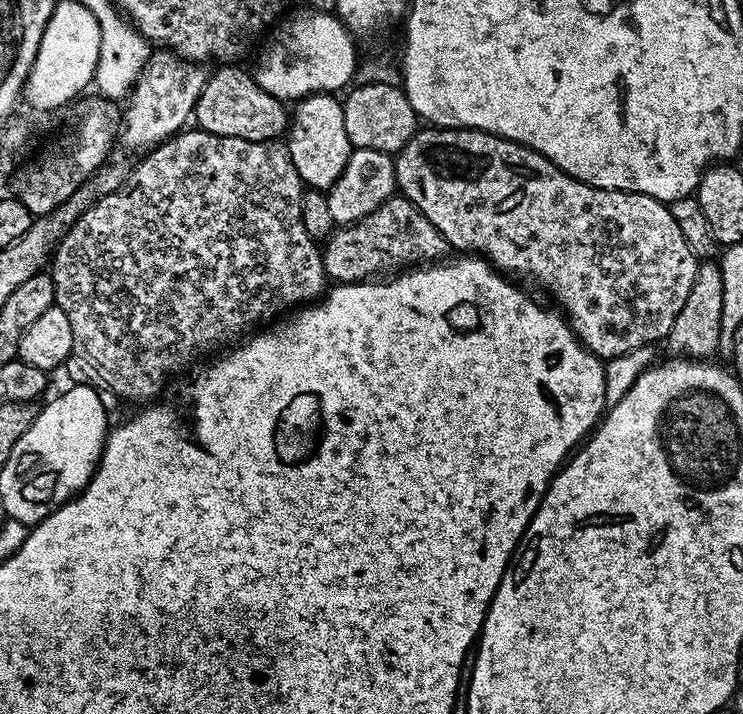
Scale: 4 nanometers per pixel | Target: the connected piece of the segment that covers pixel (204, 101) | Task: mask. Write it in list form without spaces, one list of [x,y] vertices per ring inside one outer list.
[[[240,66],[217,68],[220,69],[209,75],[196,103],[195,127],[201,132],[230,138],[246,138],[250,142],[279,141],[287,133],[290,123],[290,112],[285,101],[266,94],[266,90],[258,86],[251,71],[243,72]]]

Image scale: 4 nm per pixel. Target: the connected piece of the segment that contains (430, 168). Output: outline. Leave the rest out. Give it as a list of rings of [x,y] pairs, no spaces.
[[[421,127],[409,138],[408,145],[395,153],[394,159],[397,189],[408,197],[408,201],[418,211],[426,214],[426,218],[444,235],[453,249],[460,248],[456,250],[479,254],[501,273],[511,274],[513,277],[533,276],[557,300],[555,303],[566,317],[572,333],[592,355],[600,357],[601,361],[607,362],[616,356],[633,352],[635,348],[651,345],[651,340],[663,341],[674,326],[674,318],[678,318],[678,310],[686,306],[690,286],[694,286],[698,261],[690,246],[686,246],[686,238],[682,238],[682,230],[678,230],[678,222],[674,222],[671,207],[665,201],[655,200],[641,192],[619,192],[613,188],[595,188],[584,184],[565,174],[561,168],[551,164],[534,149],[515,144],[514,141],[494,132],[481,132],[475,128]]]

